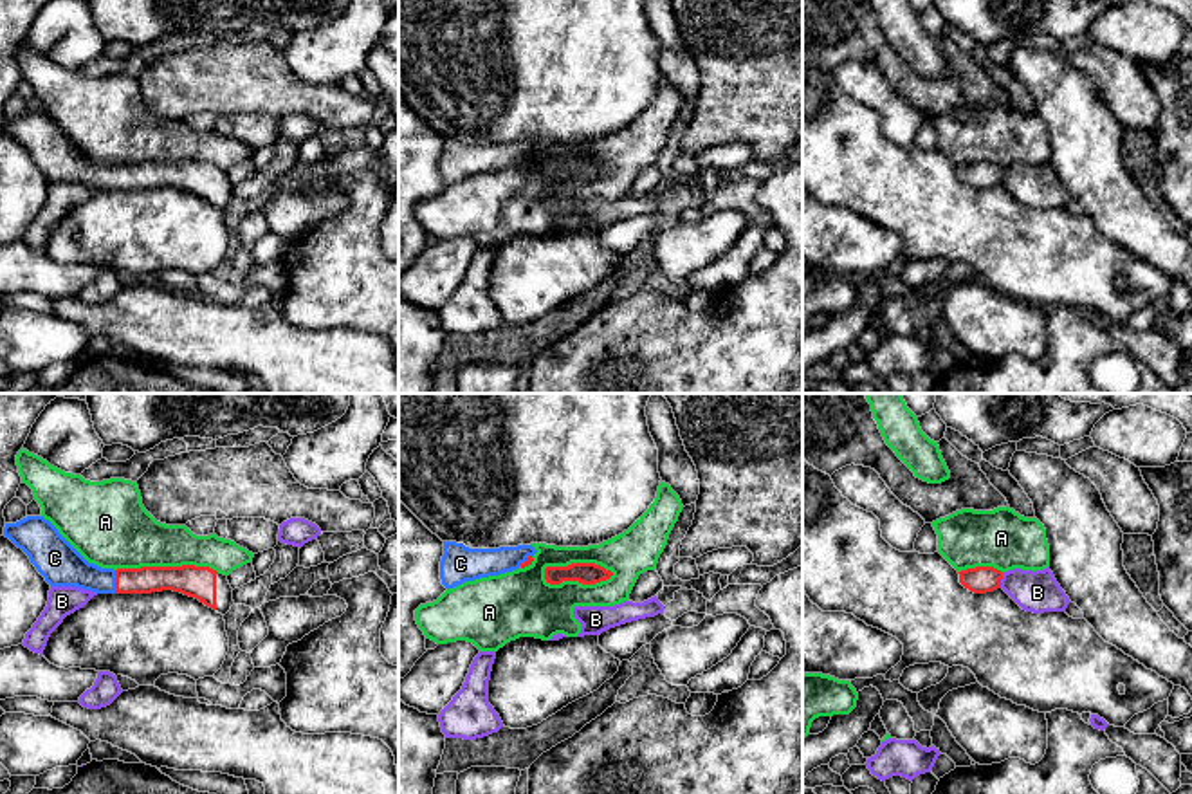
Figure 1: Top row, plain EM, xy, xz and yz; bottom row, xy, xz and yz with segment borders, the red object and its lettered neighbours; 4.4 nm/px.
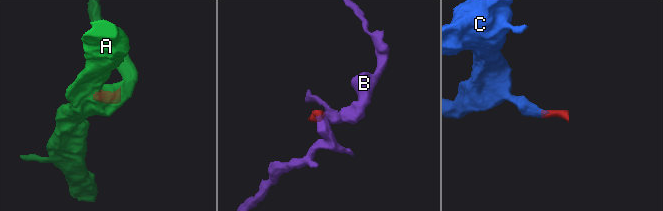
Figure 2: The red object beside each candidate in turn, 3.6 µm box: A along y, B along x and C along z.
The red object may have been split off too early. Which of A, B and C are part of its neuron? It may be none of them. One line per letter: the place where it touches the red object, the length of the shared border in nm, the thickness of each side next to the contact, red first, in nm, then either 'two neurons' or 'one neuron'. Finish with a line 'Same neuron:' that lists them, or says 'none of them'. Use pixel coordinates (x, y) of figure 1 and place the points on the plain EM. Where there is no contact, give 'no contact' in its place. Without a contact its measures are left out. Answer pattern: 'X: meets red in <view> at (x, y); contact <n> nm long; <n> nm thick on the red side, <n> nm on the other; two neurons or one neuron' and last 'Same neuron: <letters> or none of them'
A: meets red in xz at (577, 175); contact 320 nm long; 100 nm thick on the red side, 280 nm on the other; two neurons
B: meets red in yz at (1001, 174); contact 70 nm long; 120 nm thick on the red side, 180 nm on the other; two neurons
C: meets red in xy at (116, 177); contact 100 nm long; 120 nm thick on the red side, 180 nm on the other; one neuron
Same neuron: C

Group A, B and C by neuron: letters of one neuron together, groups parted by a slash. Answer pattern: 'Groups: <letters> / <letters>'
Groups: A / B / C

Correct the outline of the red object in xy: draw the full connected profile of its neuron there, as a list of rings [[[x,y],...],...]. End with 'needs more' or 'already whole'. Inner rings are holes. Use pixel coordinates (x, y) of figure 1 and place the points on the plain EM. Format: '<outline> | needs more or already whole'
[[[43,112],[5,119],[4,132],[29,152],[50,182],[78,182],[96,189],[173,186],[198,195],[222,211],[234,200],[227,171],[209,162],[101,164],[88,159]]] | needs more

